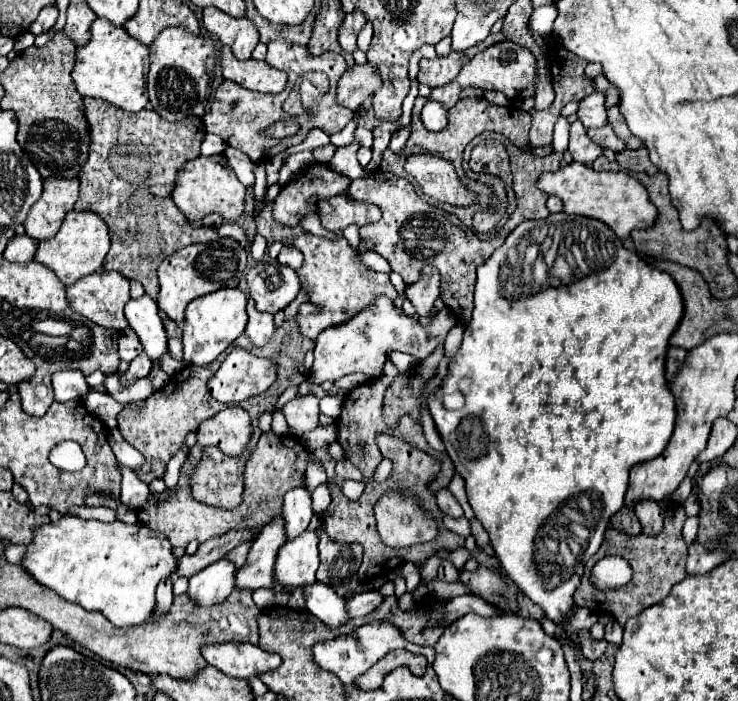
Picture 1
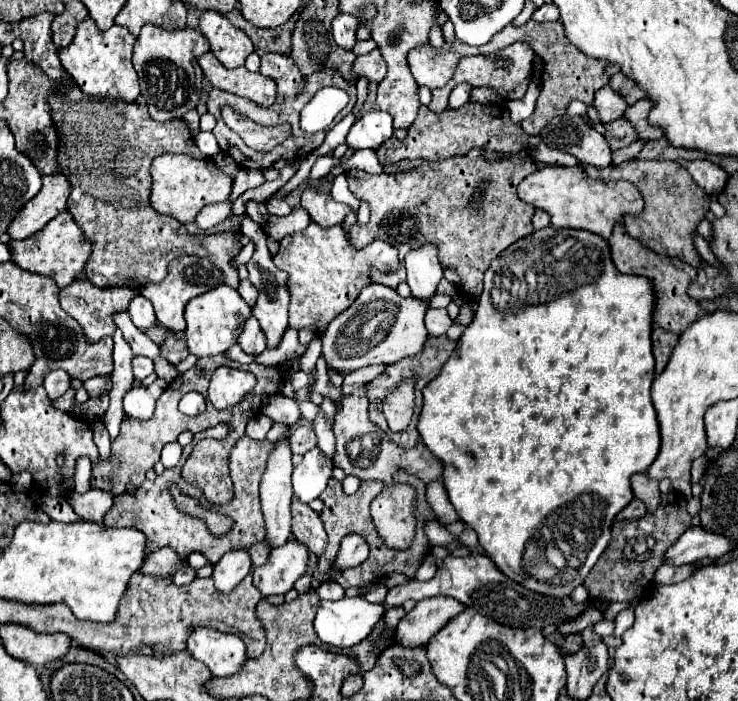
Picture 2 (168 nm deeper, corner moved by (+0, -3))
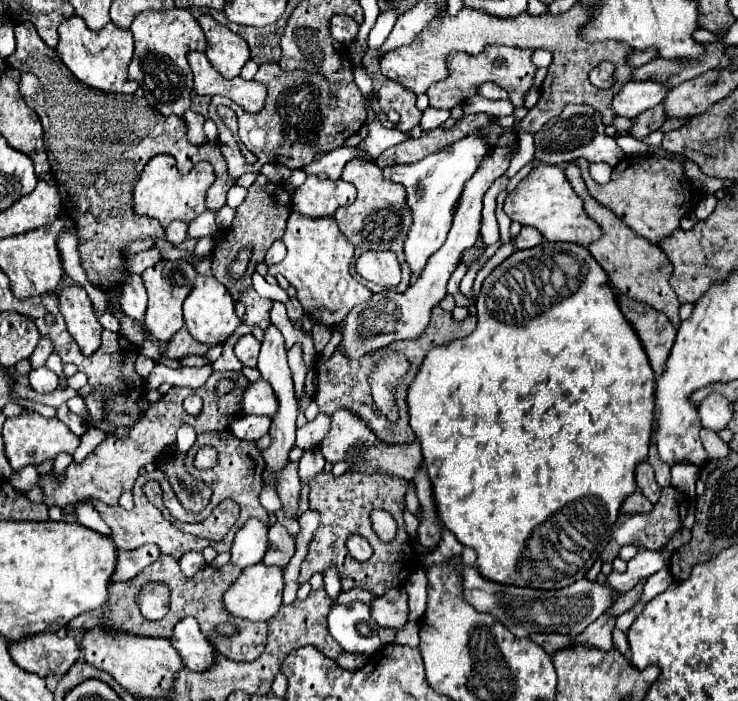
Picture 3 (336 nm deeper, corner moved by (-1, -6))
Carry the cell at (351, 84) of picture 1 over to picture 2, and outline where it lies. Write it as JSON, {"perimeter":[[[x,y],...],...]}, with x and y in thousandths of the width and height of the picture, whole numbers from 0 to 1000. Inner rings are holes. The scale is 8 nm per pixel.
{"perimeter":[[[505,70],[500,78],[486,78],[478,90],[478,107],[481,113],[495,110],[500,118],[516,118],[522,110],[522,87],[514,76],[514,70]]]}

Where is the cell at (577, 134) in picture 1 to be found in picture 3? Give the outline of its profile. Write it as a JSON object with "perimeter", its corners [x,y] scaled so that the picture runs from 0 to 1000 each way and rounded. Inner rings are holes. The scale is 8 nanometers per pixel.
{"perimeter":[[[772,148],[764,154],[764,160],[748,171],[743,171],[734,185],[724,191],[724,225],[737,234],[753,234],[767,237],[778,231],[780,225],[794,225],[797,231],[821,231],[821,234],[837,234],[843,228],[843,214],[835,205],[832,197],[821,194],[821,180],[816,174],[816,163],[805,157],[797,148]]]}

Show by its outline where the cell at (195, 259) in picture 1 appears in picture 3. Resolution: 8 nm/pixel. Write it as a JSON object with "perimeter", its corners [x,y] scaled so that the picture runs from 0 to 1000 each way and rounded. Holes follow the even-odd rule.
{"perimeter":[[[220,371],[206,382],[198,382],[192,391],[198,417],[201,417],[201,437],[198,437],[198,451],[195,451],[195,468],[198,474],[211,482],[220,491],[228,491],[230,482],[249,465],[247,456],[247,431],[252,419],[260,414],[266,388],[263,379],[252,371]]]}

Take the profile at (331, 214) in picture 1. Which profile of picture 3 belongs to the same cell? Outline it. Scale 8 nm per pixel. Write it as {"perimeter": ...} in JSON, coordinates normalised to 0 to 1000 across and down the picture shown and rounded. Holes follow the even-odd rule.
{"perimeter":[[[420,248],[415,260],[401,268],[396,297],[412,308],[434,311],[434,308],[450,308],[455,297],[477,291],[482,282],[482,268],[474,260],[458,257],[434,257],[431,251]]]}

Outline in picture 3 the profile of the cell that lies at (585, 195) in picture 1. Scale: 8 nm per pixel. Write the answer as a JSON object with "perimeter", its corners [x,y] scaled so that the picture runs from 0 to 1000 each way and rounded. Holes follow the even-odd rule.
{"perimeter":[[[729,234],[715,245],[715,251],[686,280],[680,297],[691,314],[726,325],[743,345],[775,345],[797,351],[813,340],[813,322],[805,314],[797,314],[789,285],[780,280],[775,265],[764,251],[759,237]]]}

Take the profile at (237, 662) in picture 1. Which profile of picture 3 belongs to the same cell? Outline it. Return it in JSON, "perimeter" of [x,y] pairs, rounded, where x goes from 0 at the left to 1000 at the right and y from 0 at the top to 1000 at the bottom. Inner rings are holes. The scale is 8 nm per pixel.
{"perimeter":[[[247,882],[230,907],[236,927],[244,933],[249,953],[274,959],[285,953],[290,942],[290,930],[279,907],[271,902],[268,887],[263,882]]]}

